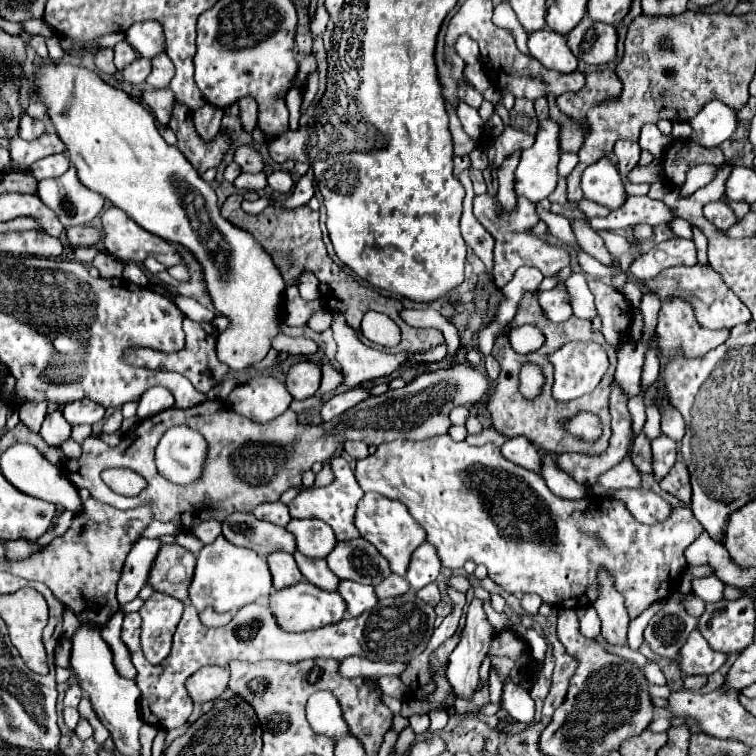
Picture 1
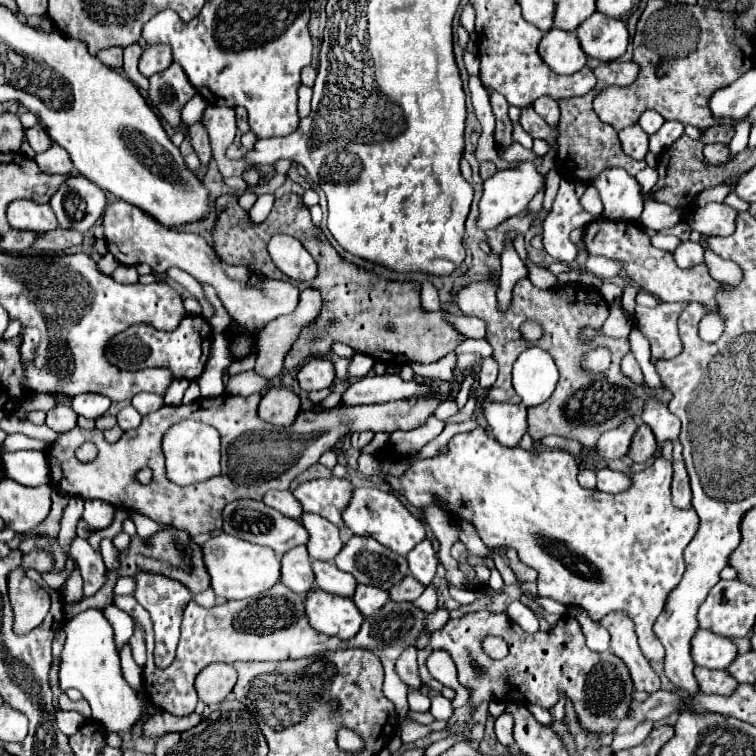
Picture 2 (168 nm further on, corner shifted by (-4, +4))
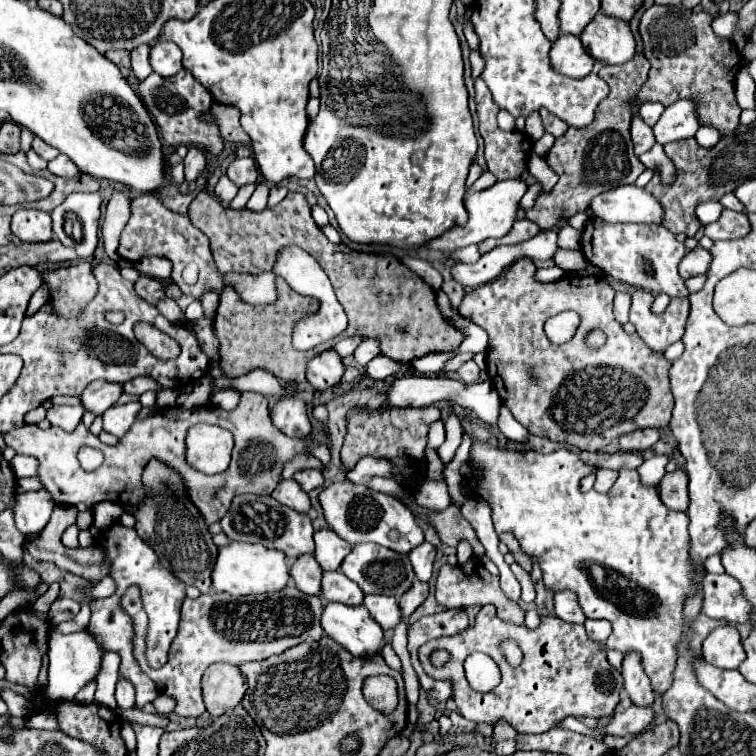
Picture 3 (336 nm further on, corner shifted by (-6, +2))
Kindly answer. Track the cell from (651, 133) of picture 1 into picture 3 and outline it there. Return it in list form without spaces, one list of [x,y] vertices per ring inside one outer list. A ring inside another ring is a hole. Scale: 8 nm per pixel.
[[[645,101],[641,107],[639,107],[639,115],[643,117],[643,121],[647,125],[655,125],[659,121],[663,113],[663,105],[661,103],[651,103],[651,101]]]

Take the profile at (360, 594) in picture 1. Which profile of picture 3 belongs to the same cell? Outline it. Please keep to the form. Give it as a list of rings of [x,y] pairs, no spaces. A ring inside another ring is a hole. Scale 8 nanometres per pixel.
[[[365,595],[363,605],[369,609],[371,617],[385,629],[391,631],[401,623],[401,611],[395,597],[377,597],[377,595]]]

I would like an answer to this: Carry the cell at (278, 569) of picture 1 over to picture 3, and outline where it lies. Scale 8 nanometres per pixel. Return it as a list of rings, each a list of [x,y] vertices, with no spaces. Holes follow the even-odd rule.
[[[301,555],[291,567],[291,579],[303,593],[321,593],[321,565],[317,565],[313,555]]]

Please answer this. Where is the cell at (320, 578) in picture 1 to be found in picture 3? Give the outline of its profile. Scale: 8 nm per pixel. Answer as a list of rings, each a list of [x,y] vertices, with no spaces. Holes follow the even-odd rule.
[[[325,571],[323,573],[323,599],[331,603],[343,603],[343,605],[361,605],[363,603],[363,593],[349,581],[341,571]]]

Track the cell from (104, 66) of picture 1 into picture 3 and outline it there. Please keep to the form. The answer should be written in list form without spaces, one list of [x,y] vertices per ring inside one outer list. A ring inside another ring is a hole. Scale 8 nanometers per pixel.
[[[109,51],[105,53],[105,57],[121,69],[129,69],[129,51]]]

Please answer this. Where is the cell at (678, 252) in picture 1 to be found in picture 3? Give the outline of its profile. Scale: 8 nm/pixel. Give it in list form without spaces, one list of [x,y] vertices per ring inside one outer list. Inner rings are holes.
[[[695,247],[695,249],[687,251],[683,261],[679,263],[679,275],[683,279],[703,275],[709,271],[709,265],[711,265],[711,253],[703,247]]]

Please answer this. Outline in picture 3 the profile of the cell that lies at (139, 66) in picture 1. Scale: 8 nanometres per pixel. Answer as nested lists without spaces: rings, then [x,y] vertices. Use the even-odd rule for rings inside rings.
[[[159,39],[153,47],[151,47],[151,67],[155,73],[169,77],[175,75],[177,71],[183,69],[181,65],[181,49],[177,45],[173,45],[167,39]]]

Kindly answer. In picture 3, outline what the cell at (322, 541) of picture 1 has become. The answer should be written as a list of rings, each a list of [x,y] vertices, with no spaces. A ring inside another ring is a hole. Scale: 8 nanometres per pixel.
[[[331,529],[315,531],[315,559],[323,567],[323,571],[337,571],[349,551],[351,545]]]

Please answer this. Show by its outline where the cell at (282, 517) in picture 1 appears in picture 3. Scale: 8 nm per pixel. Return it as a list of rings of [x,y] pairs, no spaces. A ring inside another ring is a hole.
[[[283,479],[275,487],[271,497],[277,499],[279,503],[299,511],[299,513],[307,513],[309,511],[309,497],[307,497],[307,493],[301,489],[301,485],[295,479]]]

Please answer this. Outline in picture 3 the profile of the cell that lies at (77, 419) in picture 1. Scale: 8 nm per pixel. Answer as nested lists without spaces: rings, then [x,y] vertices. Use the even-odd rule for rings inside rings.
[[[93,381],[81,393],[81,403],[83,403],[83,407],[87,411],[93,411],[97,415],[103,415],[105,409],[113,407],[121,395],[123,395],[123,383]]]

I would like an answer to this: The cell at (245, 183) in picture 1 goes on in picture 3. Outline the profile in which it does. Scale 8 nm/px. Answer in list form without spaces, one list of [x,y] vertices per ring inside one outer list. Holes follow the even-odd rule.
[[[225,175],[217,181],[217,185],[213,187],[213,195],[223,203],[223,205],[227,205],[233,197],[235,197],[235,193],[237,193],[237,185],[233,185]]]

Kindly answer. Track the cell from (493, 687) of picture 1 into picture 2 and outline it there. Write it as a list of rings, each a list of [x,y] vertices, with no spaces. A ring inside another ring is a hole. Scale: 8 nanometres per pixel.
[[[501,713],[495,721],[495,735],[497,735],[497,741],[501,741],[503,745],[507,747],[513,747],[515,745],[515,739],[513,739],[513,725],[515,725],[515,719],[511,713]]]

